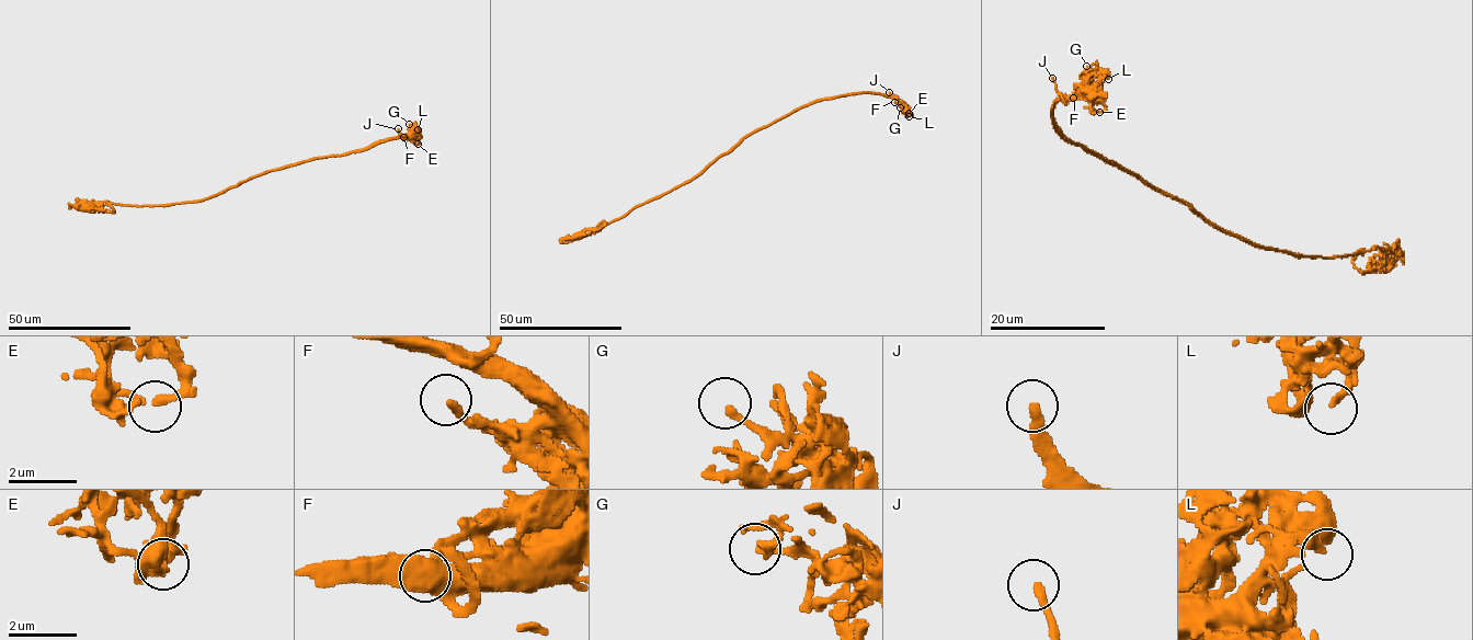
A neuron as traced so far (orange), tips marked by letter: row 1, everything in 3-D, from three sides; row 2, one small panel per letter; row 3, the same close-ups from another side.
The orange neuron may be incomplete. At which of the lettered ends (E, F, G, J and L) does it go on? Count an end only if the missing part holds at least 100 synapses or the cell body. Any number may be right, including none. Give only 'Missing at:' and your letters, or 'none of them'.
Missing at: J

